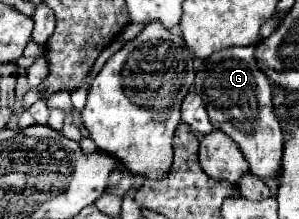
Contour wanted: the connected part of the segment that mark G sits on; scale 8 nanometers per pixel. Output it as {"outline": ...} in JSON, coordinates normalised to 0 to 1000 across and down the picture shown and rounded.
{"outline":[[[766,215],[686,279],[659,279],[652,425],[679,452],[706,571],[799,662],[839,781],[860,808],[920,817],[940,772],[946,626],[906,461],[906,361],[866,315],[853,215]]]}

